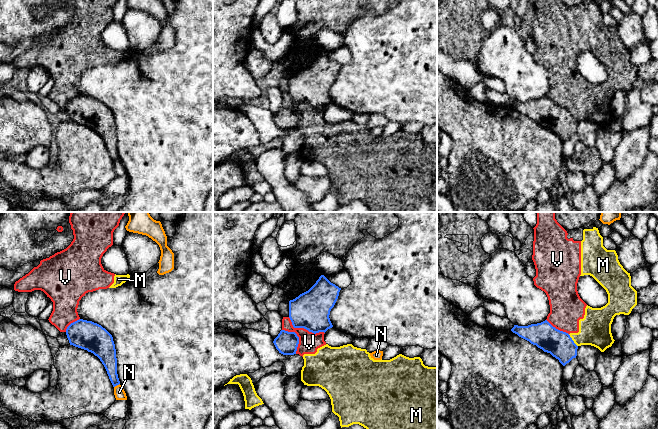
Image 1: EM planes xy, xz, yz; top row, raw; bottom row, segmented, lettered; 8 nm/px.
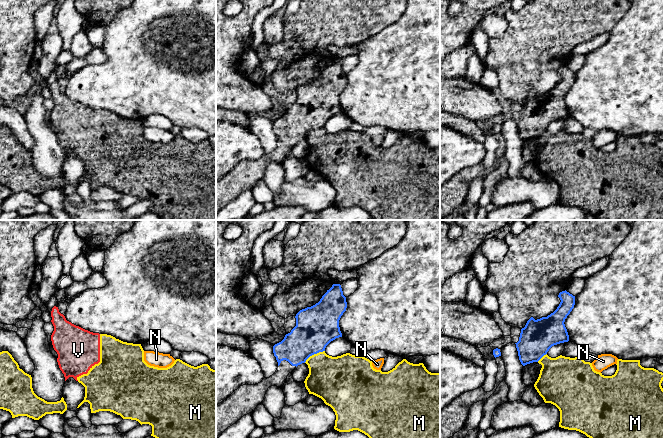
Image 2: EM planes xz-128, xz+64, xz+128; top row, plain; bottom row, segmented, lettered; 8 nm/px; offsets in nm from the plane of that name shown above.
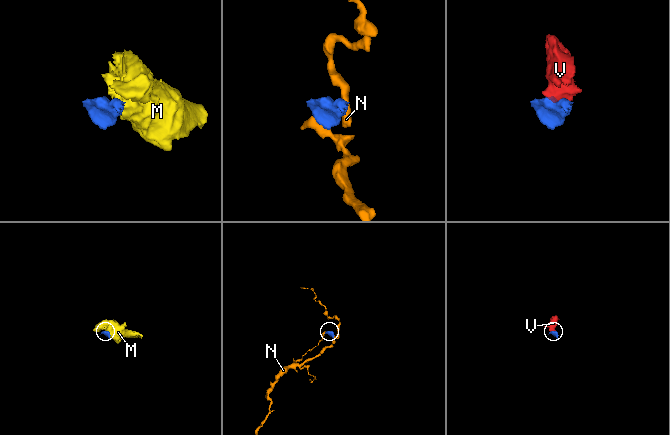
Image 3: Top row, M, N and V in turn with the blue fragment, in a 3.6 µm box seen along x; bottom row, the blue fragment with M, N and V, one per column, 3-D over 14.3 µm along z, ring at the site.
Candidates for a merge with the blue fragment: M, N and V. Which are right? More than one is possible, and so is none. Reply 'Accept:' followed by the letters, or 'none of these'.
Accept: none of these

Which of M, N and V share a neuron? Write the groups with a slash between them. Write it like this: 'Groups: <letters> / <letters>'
Groups: M V / N

